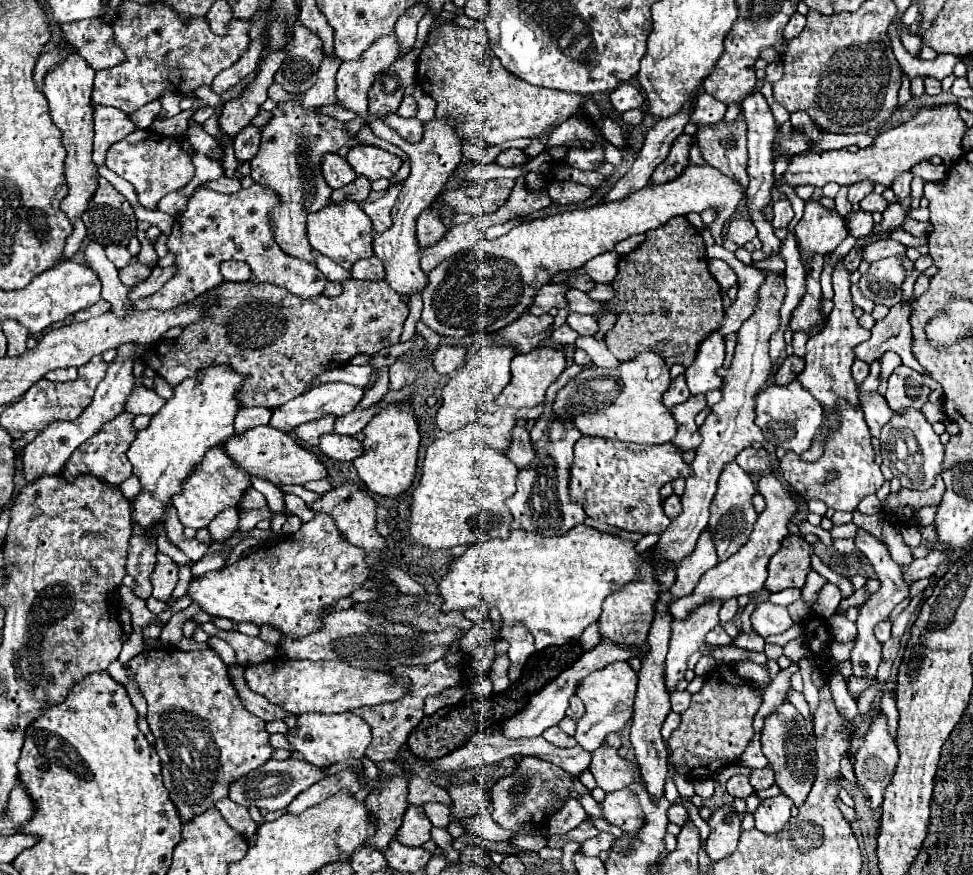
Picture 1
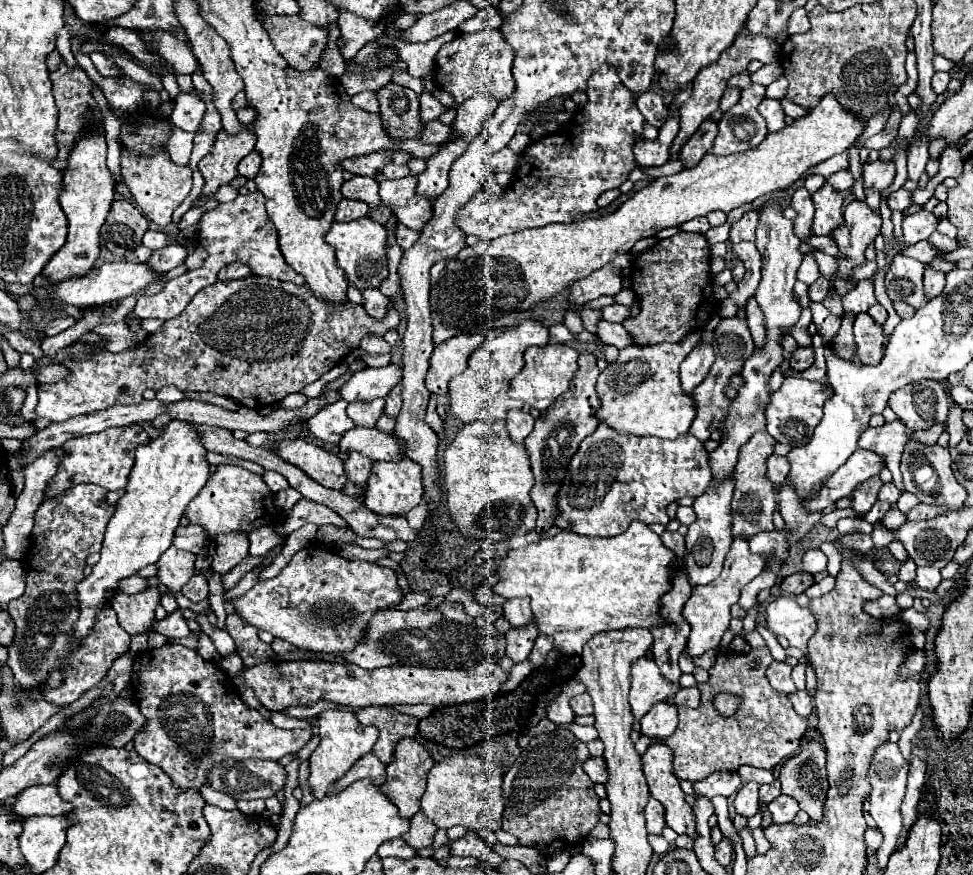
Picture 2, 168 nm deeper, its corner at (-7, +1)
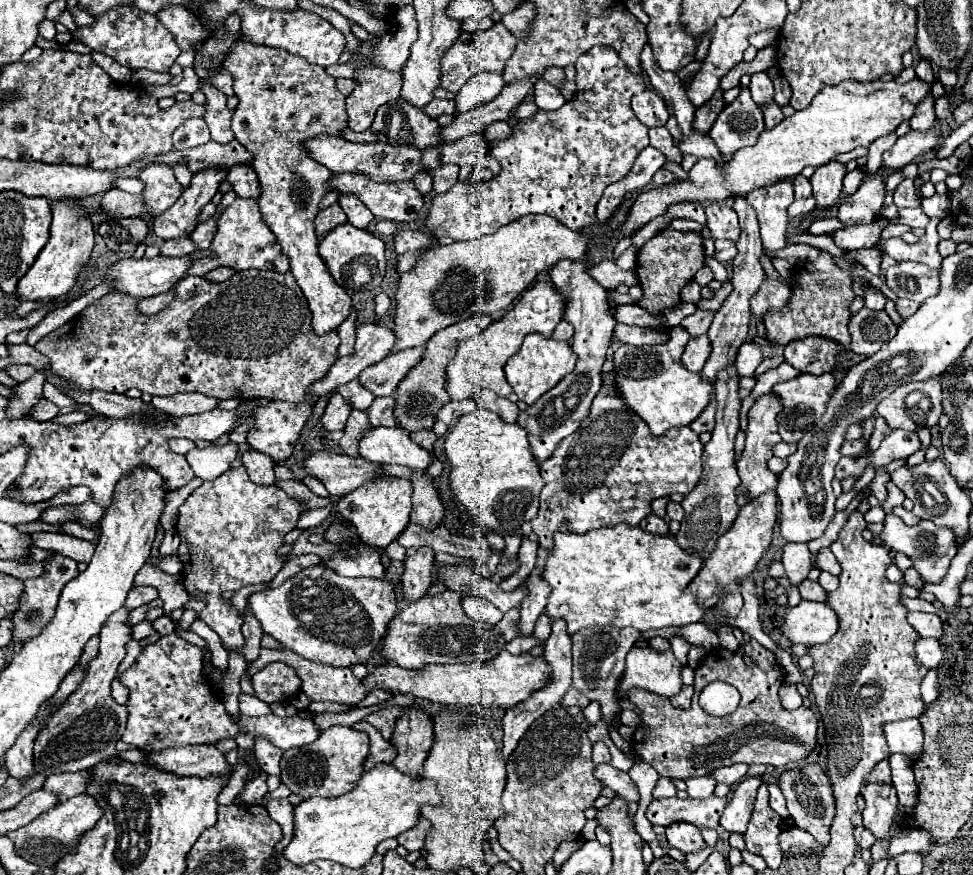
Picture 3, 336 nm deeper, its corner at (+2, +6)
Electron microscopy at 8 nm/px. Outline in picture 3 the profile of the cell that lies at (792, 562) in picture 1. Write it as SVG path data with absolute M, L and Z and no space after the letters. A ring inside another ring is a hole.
M806 579L798 585L798 589L800 589L802 599L810 599L810 601L824 601L826 599L826 591L816 581Z

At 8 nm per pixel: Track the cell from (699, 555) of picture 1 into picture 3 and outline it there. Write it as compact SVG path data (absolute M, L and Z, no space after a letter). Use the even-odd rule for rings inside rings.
M728 367L718 373L716 381L716 427L712 431L712 439L704 445L704 471L702 477L688 495L682 499L684 507L684 521L682 527L676 535L678 545L686 551L692 553L694 557L700 557L706 561L712 555L712 549L716 549L718 537L722 537L730 525L734 523L738 515L738 505L736 505L736 495L734 489L740 483L740 477L736 473L736 453L734 453L734 437L738 431L738 411L740 411L740 397L738 397L738 373L734 367Z

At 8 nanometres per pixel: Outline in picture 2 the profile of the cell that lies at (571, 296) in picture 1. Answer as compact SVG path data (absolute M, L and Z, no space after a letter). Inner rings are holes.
M607 306L601 312L603 312L603 318L605 320L617 322L617 324L625 322L627 318L631 318L631 308L627 308L627 306Z

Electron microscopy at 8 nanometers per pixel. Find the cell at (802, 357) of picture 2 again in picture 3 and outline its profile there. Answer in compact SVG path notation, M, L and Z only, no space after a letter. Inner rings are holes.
M804 337L784 347L784 359L802 373L822 375L834 369L850 369L864 357L848 351L838 341L826 337Z

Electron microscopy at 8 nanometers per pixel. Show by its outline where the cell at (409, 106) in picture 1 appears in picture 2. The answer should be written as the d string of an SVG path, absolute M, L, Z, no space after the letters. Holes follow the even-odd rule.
M421 94L421 120L431 122L437 120L447 108L433 96L433 94Z

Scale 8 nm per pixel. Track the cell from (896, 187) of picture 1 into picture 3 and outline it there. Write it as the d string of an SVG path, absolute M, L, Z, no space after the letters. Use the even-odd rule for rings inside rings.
M928 93L920 105L916 105L916 113L910 117L910 129L912 131L928 131L934 127L936 113L934 113L934 95Z

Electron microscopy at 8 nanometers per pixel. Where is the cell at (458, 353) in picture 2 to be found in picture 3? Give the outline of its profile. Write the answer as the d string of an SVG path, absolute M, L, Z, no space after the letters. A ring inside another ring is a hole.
M474 315L466 321L460 321L456 325L450 325L446 329L440 329L440 333L434 333L434 337L426 343L426 353L424 357L418 361L418 365L414 365L410 369L410 373L400 381L400 385L394 391L396 397L396 407L394 407L394 415L400 427L404 427L406 431L416 431L416 429L424 429L424 427L432 427L438 409L450 401L446 389L444 389L444 369L446 365L452 361L452 357L456 355L456 347L462 339L470 339L474 335L478 335L480 331L484 331L488 325L492 323L490 315Z

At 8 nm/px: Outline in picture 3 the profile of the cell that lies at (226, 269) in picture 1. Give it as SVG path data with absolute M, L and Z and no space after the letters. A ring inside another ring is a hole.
M216 267L214 271L210 271L210 273L206 275L206 279L208 279L208 281L214 281L214 283L220 283L220 281L230 279L232 275L234 275L234 269L228 269L228 267Z

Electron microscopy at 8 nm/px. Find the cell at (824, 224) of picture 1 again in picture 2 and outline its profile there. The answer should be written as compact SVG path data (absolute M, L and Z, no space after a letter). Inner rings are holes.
M823 184L815 194L815 220L813 220L813 232L817 236L829 236L837 226L841 226L843 220L843 196L831 186Z

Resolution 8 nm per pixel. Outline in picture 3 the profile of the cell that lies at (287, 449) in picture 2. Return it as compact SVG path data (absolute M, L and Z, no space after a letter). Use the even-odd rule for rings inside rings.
M316 451L304 459L308 475L320 479L332 497L342 497L376 477L380 465L364 457L348 457L330 451Z

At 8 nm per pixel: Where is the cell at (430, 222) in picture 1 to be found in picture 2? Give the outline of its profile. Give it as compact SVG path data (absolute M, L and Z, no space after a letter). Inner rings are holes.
M413 174L401 180L383 180L379 182L379 196L401 224L411 230L421 230L431 218L431 202L427 196L417 194L415 186L417 176Z

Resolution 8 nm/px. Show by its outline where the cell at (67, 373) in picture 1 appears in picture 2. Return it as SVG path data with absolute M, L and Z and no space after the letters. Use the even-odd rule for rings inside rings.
M61 364L57 366L39 366L39 370L35 370L35 378L39 384L47 384L47 382L59 382L61 378L67 378L67 368L63 368Z

